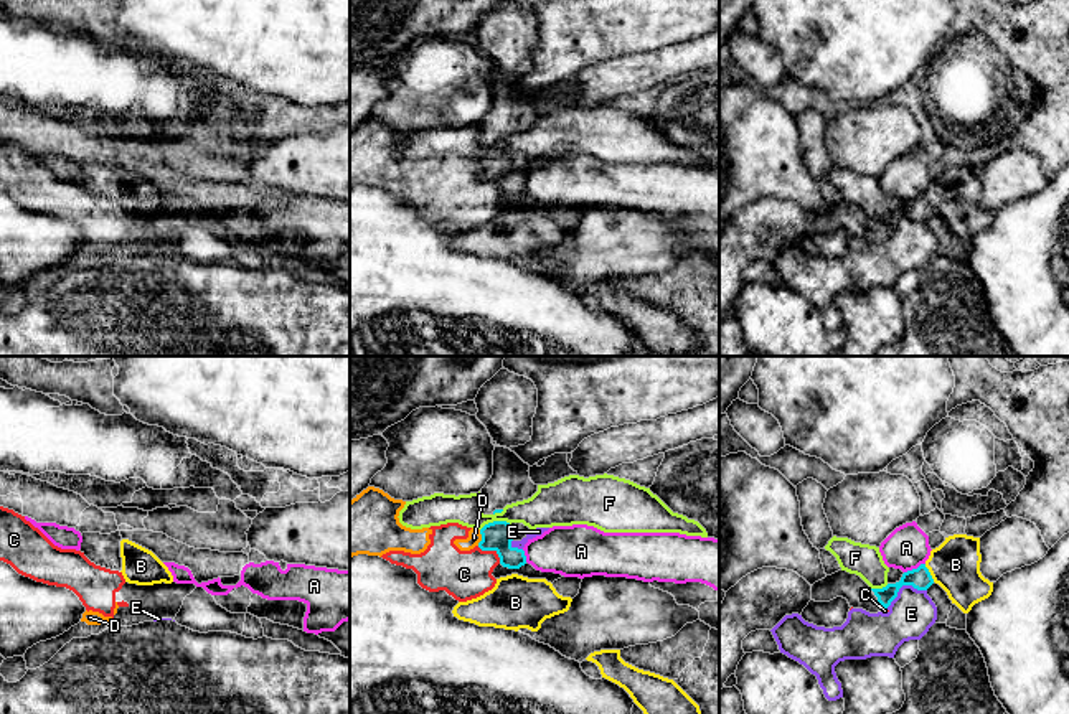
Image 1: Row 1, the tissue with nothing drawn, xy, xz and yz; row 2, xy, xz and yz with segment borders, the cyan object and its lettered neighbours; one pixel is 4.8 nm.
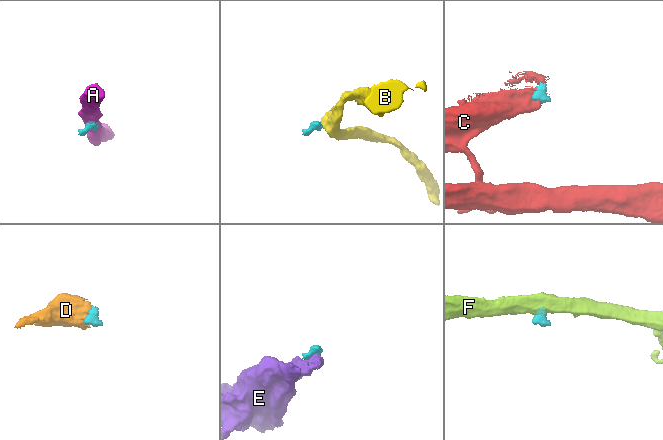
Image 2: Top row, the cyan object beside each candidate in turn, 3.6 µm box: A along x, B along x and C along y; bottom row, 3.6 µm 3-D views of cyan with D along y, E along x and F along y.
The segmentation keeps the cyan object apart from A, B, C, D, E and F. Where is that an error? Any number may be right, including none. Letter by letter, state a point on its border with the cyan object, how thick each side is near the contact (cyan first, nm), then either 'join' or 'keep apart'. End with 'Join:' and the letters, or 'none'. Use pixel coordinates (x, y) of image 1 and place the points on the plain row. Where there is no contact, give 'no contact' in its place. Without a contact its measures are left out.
A: meets cyan in yz at (914, 200); 110 nm thick on the cyan side, 220 nm on the other; keep apart
B: meets cyan in yz at (929, 203); 110 nm thick on the cyan side, 240 nm on the other; join
C: meets cyan in xz at (492, 180); 140 nm thick on the cyan side, 240 nm on the other; keep apart
D: meets cyan in xz at (482, 169); 140 nm thick on the cyan side, 70 nm on the other; keep apart
E: meets cyan in yz at (903, 215); 110 nm thick on the cyan side, 220 nm on the other; keep apart
F: meets cyan in xz at (495, 152); 140 nm thick on the cyan side, 180 nm on the other; keep apart
Join: B

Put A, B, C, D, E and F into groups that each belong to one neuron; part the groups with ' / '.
A / B / C D E / F

